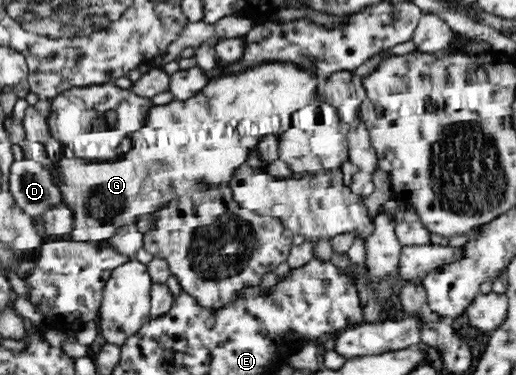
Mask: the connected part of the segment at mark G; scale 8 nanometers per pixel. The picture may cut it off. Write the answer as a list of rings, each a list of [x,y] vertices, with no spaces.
[[[261,61],[256,65],[251,65],[245,69],[241,69],[238,73],[227,73],[225,75],[216,75],[212,79],[208,80],[208,83],[202,88],[196,96],[189,97],[187,100],[172,100],[169,104],[163,106],[153,106],[149,112],[147,122],[141,130],[133,132],[133,150],[128,155],[123,156],[121,160],[111,165],[105,165],[100,163],[91,163],[89,160],[84,159],[58,159],[55,168],[51,170],[54,174],[54,180],[61,189],[61,195],[64,196],[64,203],[74,211],[75,214],[75,230],[71,232],[71,240],[75,242],[105,242],[113,238],[114,234],[117,234],[117,230],[121,227],[128,227],[131,224],[136,224],[138,219],[142,215],[149,215],[152,213],[159,213],[164,210],[173,200],[181,199],[182,196],[192,195],[193,192],[208,187],[217,187],[217,184],[223,184],[232,179],[237,171],[237,168],[244,166],[249,161],[251,152],[261,144],[262,140],[269,136],[281,137],[281,134],[285,132],[291,126],[292,114],[301,110],[305,106],[313,103],[313,100],[320,100],[322,98],[320,92],[320,86],[323,83],[320,76],[317,75],[317,71],[307,65],[300,65],[299,63],[293,63],[293,61],[285,62],[271,62]]]

